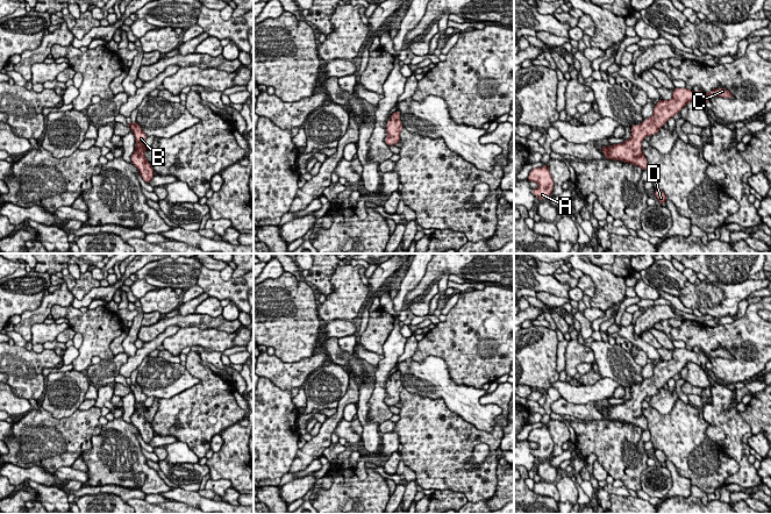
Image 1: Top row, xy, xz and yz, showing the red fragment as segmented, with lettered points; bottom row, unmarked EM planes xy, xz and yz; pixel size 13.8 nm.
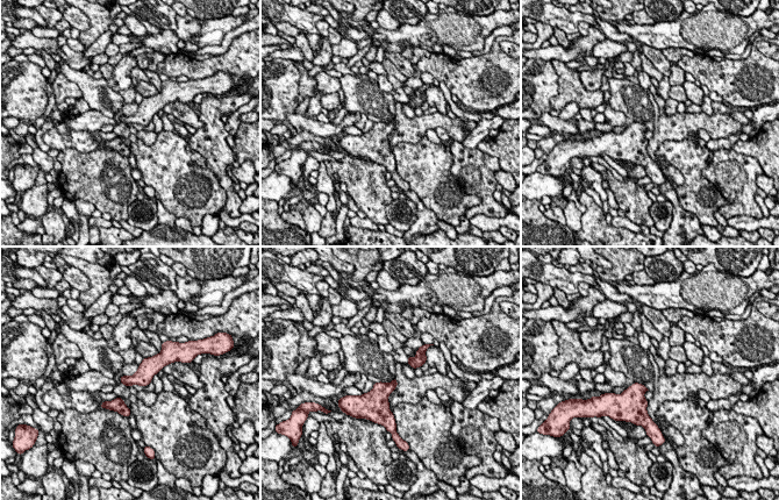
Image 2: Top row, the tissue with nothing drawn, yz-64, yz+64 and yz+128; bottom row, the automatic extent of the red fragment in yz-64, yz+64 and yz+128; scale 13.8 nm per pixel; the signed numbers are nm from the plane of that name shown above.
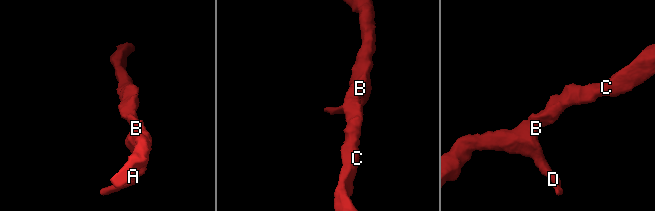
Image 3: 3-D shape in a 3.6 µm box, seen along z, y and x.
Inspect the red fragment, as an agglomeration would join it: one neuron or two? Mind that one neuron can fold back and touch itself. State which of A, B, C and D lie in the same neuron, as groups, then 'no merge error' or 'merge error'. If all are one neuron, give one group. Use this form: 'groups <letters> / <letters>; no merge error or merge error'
groups A B C D; no merge error

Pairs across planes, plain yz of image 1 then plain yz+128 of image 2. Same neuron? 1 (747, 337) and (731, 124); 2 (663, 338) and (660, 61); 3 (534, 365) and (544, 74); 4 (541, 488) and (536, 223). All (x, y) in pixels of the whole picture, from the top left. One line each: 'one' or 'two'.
1: two
2: one
3: one
4: two

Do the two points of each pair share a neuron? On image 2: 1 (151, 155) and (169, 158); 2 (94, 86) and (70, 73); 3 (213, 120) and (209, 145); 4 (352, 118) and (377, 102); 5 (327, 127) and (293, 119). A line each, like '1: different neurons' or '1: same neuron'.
1: same neuron
2: same neuron
3: same neuron
4: different neurons
5: same neuron

